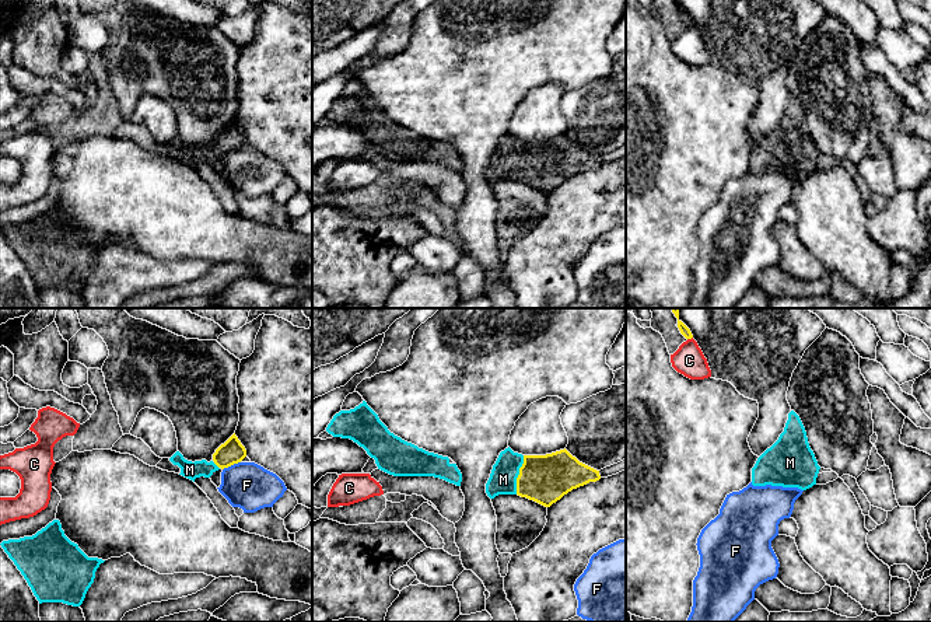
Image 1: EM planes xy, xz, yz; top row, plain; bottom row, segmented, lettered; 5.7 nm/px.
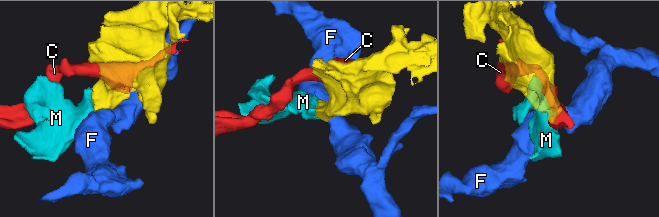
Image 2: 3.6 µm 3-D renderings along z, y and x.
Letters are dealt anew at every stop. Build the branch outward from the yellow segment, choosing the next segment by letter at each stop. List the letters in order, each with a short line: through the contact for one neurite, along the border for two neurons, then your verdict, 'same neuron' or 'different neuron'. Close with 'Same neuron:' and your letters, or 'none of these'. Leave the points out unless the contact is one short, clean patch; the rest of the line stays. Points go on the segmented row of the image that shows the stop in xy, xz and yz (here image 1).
C: different neuron
F: line xy (240, 461), (223, 470); different neuron
M: line xz (545, 479), (518, 475), (510, 475), (503, 479); same neuron
Same neuron: M

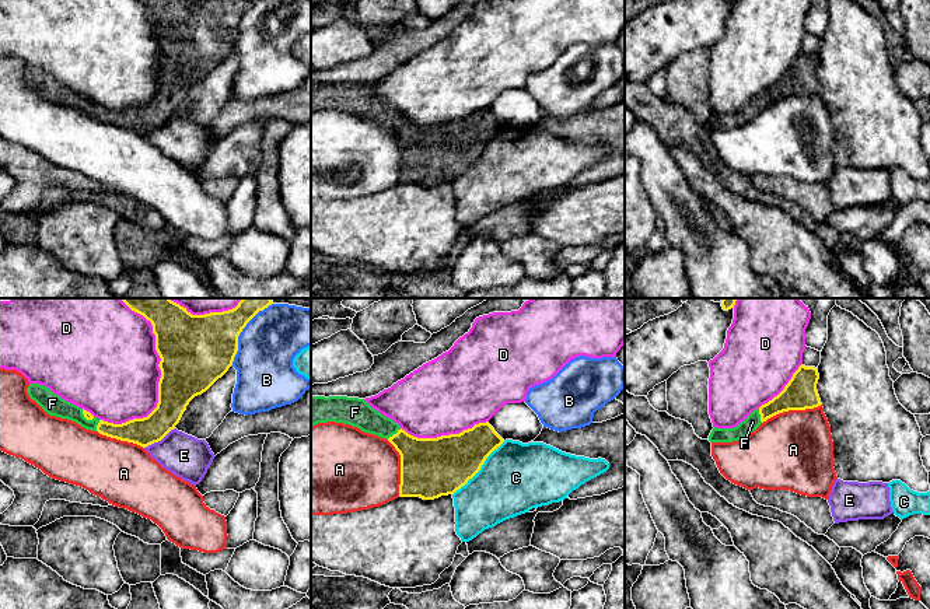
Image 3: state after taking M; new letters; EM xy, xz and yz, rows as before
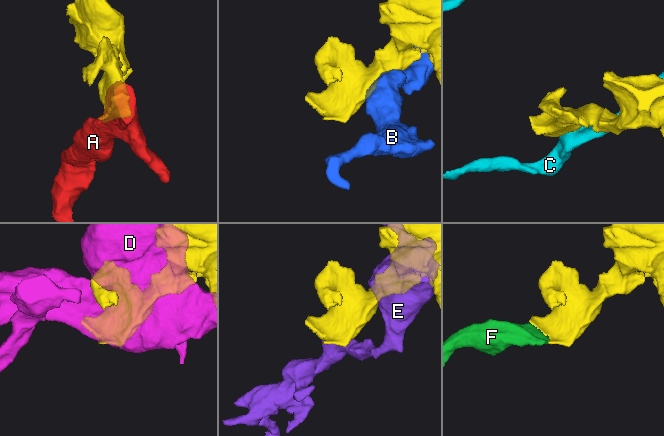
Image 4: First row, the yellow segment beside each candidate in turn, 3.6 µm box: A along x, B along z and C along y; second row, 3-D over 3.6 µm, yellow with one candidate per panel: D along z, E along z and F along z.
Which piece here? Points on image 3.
A: different neuron
B: different neuron
C: different neuron
D: different neuron
E: different neuron
F: same neuron
Same neuron: F

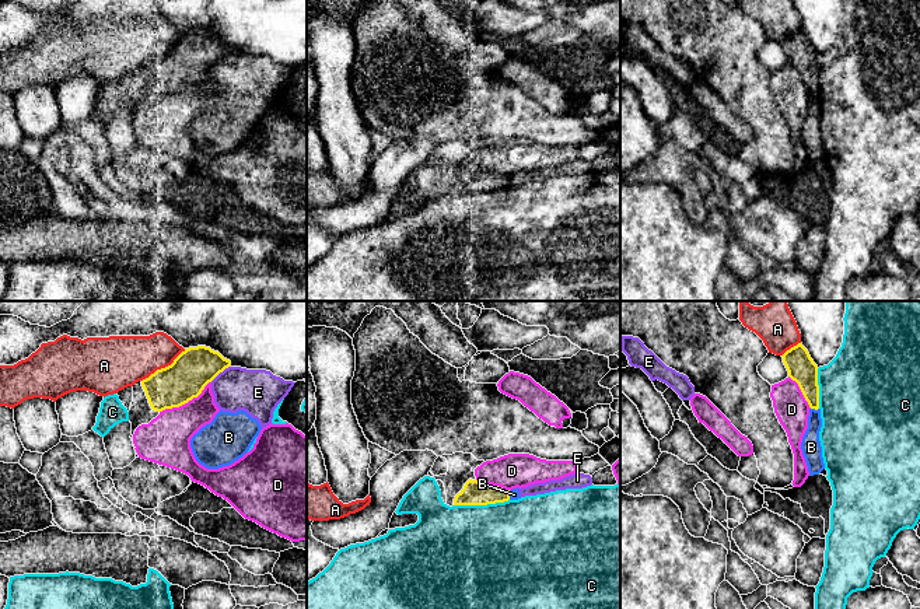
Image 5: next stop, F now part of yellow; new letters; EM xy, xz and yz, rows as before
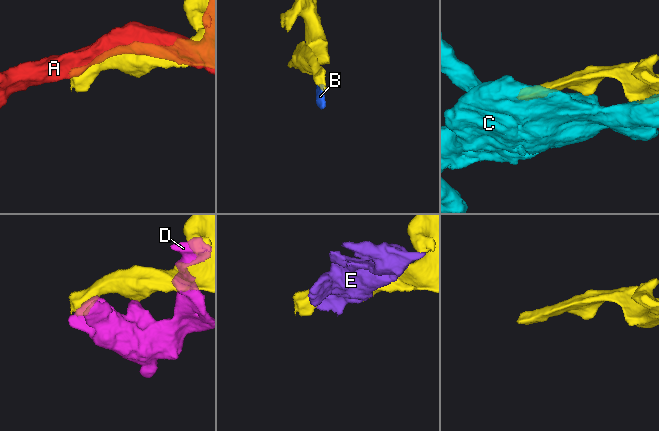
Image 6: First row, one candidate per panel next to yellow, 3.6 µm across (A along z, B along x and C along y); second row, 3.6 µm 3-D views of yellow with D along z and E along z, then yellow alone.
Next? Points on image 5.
A: different neuron
B: line yz (811, 408), (818, 409); different neuron
C: different neuron
D: different neuron
E: different neuron
Same neuron: none of these

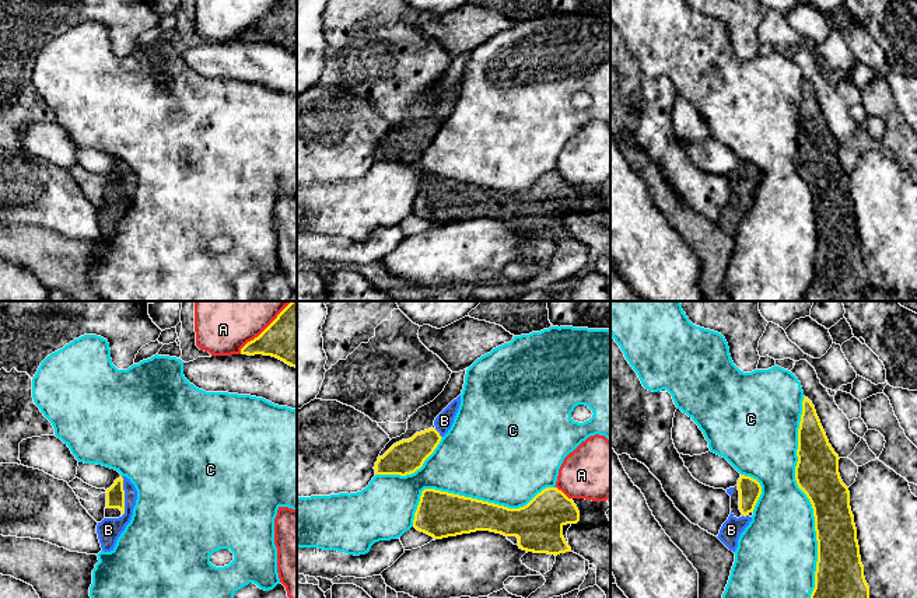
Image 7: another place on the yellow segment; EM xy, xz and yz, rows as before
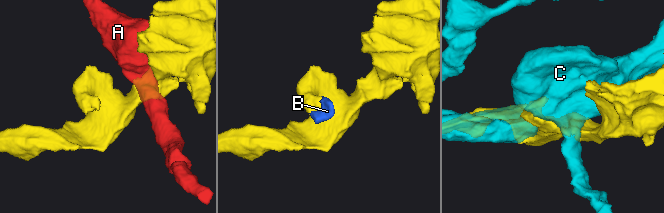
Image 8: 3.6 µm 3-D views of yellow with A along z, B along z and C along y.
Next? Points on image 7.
A: different neuron
B: line xy (115, 495), (123, 496), (125, 516), (108, 530); same neuron
C: different neuron
Same neuron: B

